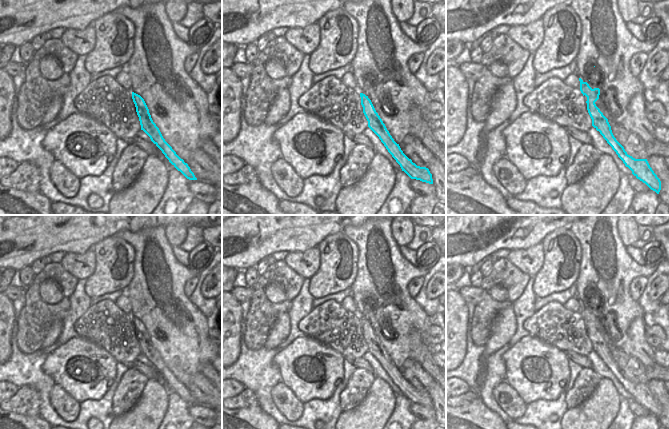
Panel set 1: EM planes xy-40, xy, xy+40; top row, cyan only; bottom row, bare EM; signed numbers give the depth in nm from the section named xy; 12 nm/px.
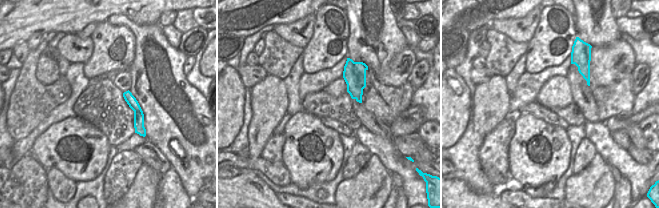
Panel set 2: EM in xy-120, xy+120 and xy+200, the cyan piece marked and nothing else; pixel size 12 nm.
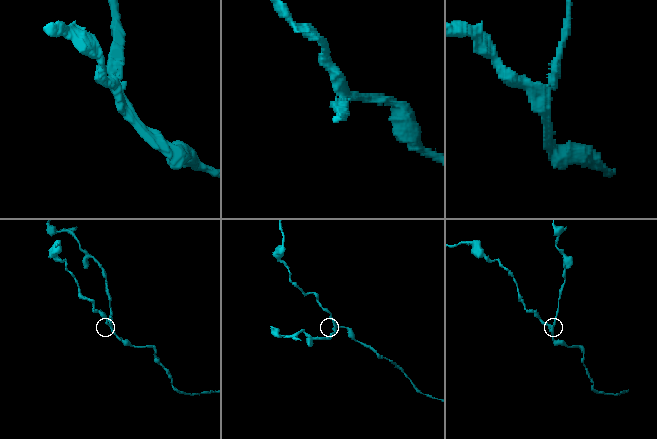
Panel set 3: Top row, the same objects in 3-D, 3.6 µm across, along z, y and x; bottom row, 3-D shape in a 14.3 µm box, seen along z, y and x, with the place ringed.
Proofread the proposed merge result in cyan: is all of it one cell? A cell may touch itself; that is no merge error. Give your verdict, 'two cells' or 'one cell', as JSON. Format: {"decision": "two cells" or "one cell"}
{"decision": "two cells"}

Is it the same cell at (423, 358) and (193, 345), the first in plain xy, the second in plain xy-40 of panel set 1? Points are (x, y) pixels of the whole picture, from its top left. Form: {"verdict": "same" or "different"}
{"verdict": "different"}

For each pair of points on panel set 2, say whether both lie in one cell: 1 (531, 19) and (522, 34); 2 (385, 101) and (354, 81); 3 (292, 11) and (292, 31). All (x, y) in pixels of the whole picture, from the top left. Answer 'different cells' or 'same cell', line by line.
1: same cell
2: same cell
3: different cells

